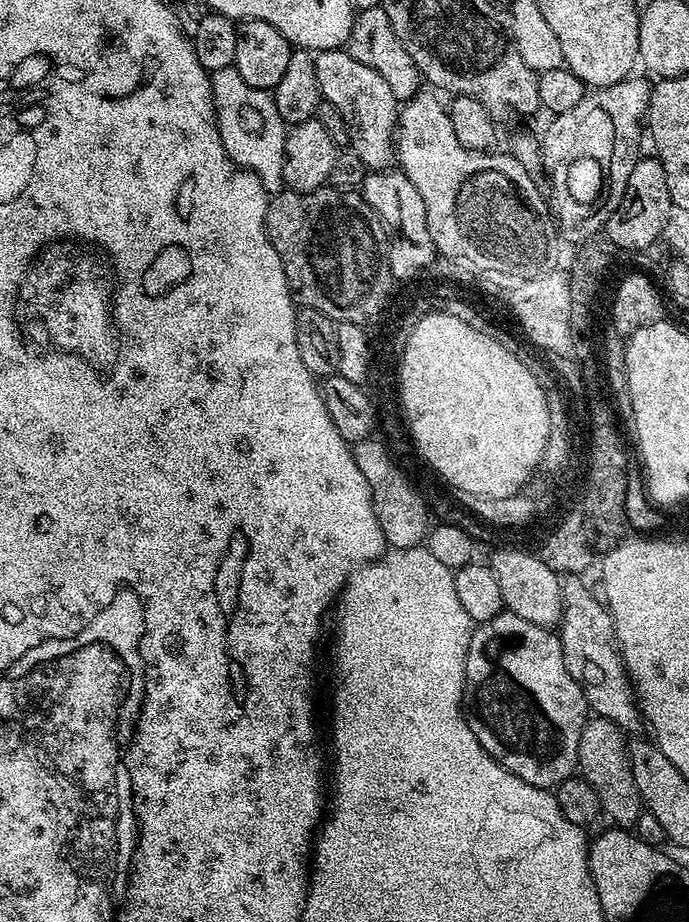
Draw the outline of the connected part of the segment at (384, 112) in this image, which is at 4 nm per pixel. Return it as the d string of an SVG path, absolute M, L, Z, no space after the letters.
M331 48L316 52L315 57L320 95L344 119L347 135L352 135L351 151L362 158L365 169L391 169L398 160L398 101L386 86L386 78L362 66L346 50Z

